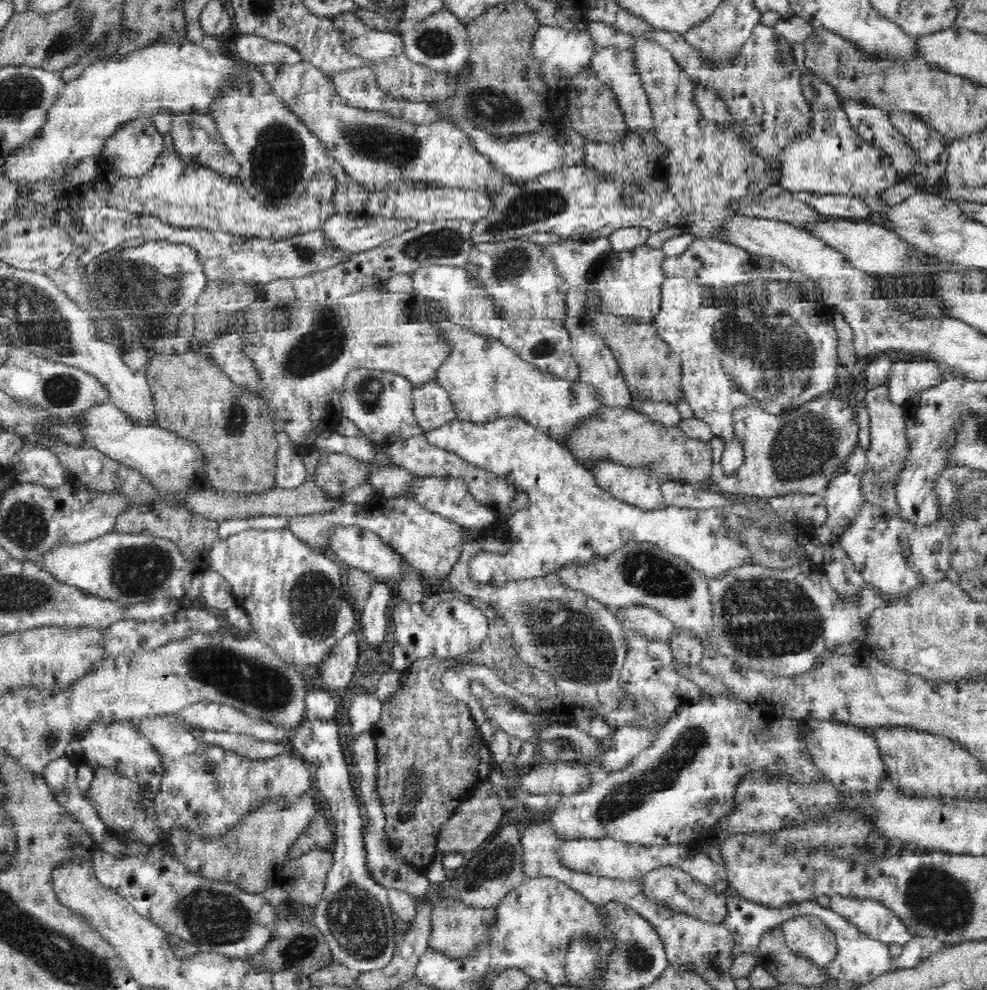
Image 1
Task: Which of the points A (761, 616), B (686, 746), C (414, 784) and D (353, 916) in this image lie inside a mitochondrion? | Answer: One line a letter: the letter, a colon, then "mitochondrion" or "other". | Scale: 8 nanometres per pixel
A: mitochondrion
B: mitochondrion
C: mitochondrion
D: mitochondrion

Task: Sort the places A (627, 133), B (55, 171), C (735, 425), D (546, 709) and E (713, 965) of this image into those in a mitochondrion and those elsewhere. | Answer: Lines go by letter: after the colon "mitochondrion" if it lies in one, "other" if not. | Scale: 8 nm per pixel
A: other
B: other
C: other
D: other
E: other

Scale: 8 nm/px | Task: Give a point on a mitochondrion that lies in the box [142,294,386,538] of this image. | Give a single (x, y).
(311, 355)

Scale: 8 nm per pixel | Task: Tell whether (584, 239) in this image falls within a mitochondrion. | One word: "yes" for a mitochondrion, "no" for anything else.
no

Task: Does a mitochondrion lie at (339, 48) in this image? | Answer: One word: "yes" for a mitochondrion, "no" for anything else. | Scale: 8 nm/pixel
no

